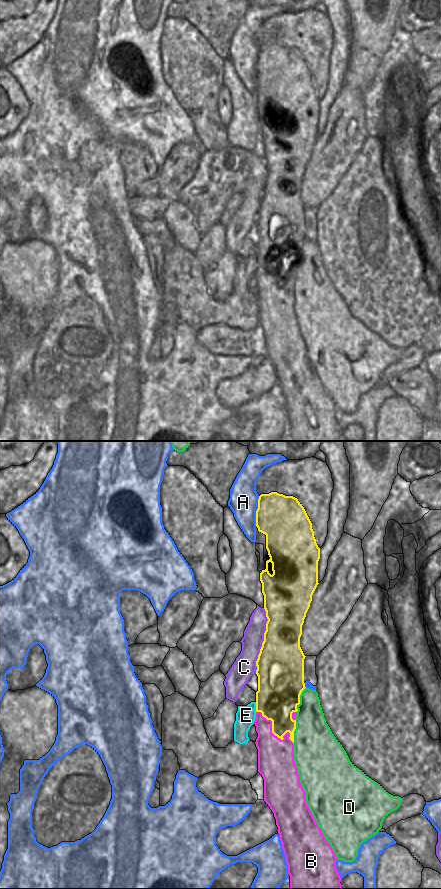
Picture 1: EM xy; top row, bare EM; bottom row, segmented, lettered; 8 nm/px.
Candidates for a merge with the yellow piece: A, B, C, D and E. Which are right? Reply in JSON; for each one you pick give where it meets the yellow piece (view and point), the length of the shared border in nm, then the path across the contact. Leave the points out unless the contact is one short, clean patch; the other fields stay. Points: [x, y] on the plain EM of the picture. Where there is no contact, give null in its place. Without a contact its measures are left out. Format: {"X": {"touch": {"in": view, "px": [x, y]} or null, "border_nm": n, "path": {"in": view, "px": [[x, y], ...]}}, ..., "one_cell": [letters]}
{"B": {"touch": {"in": "xy", "px": [273, 285]}, "border_nm": 400}, "one_cell": ["B"]}

